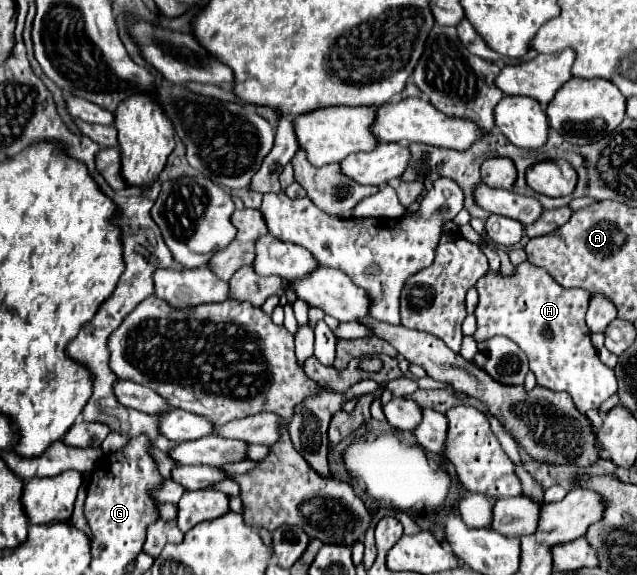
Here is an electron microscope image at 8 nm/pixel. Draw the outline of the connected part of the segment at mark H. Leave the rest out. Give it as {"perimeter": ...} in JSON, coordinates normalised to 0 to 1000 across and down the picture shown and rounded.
{"perimeter":[[[830,454],[812,461],[805,478],[790,478],[786,471],[761,475],[746,492],[746,503],[752,510],[752,527],[746,537],[749,576],[743,583],[749,590],[749,597],[761,593],[768,586],[777,586],[777,583],[793,583],[802,593],[808,593],[824,610],[824,617],[830,624],[830,642],[840,649],[843,666],[852,673],[862,673],[868,680],[890,680],[900,690],[900,697],[912,718],[943,708],[943,701],[965,683],[965,677],[969,677],[965,642],[959,642],[940,628],[937,607],[928,597],[928,576],[922,572],[922,562],[918,562],[918,544],[922,544],[922,530],[925,530],[925,517],[922,517],[918,503],[884,503],[884,496],[878,496],[859,475],[859,468],[830,461]]]}

